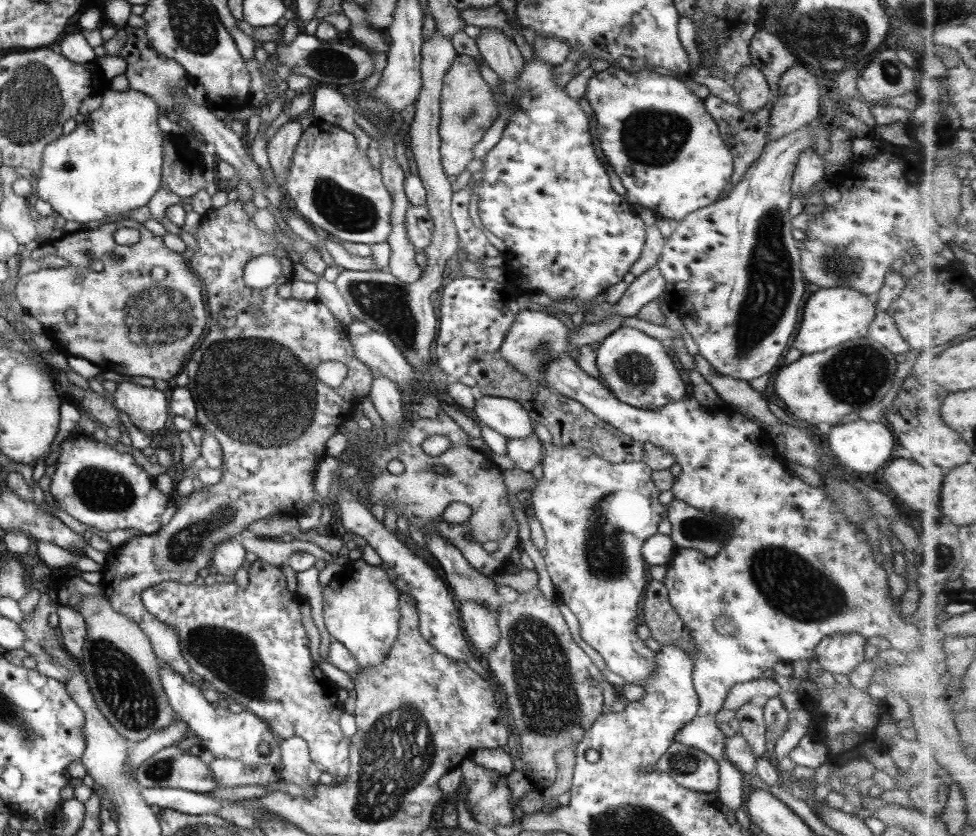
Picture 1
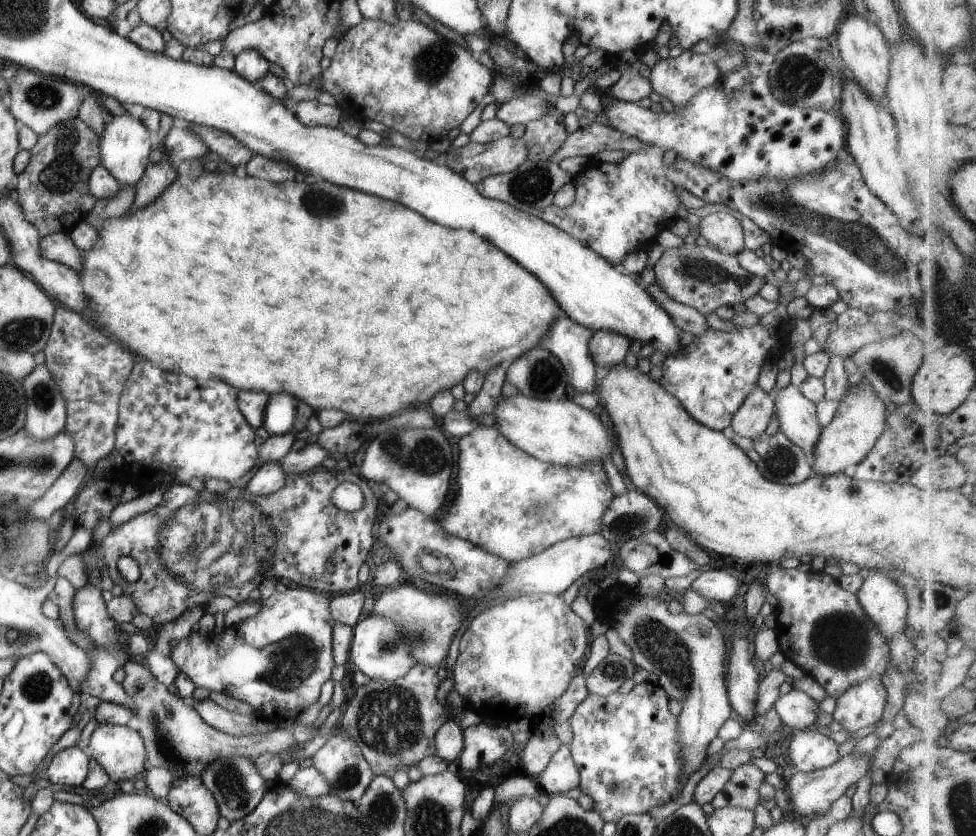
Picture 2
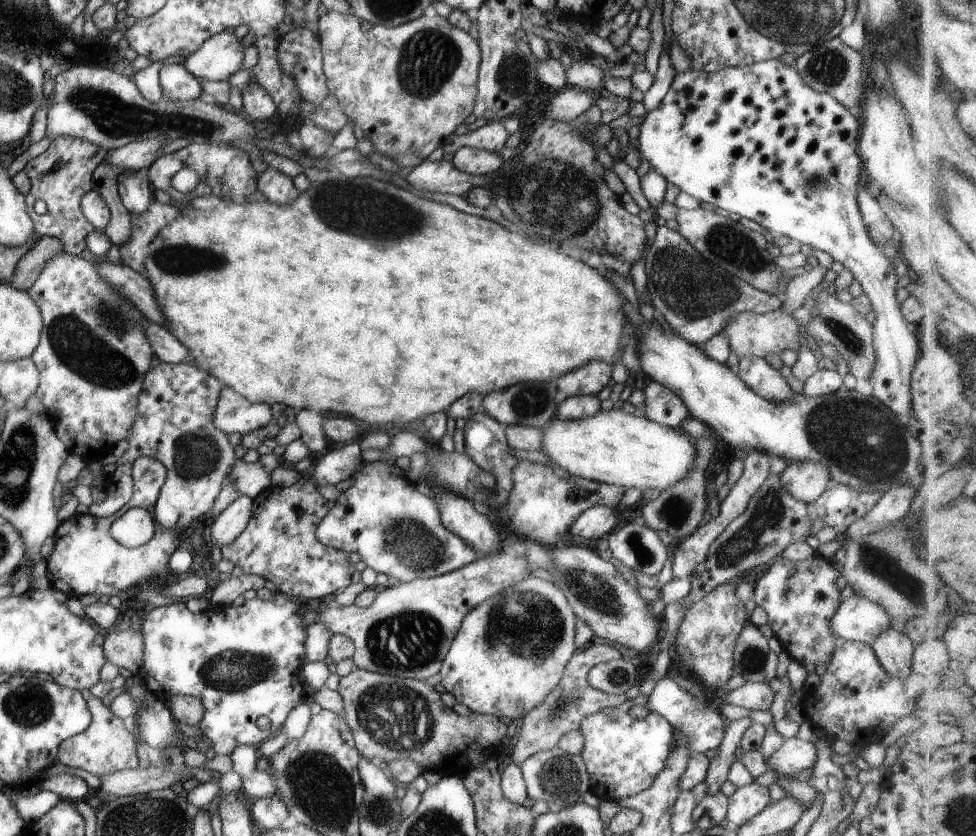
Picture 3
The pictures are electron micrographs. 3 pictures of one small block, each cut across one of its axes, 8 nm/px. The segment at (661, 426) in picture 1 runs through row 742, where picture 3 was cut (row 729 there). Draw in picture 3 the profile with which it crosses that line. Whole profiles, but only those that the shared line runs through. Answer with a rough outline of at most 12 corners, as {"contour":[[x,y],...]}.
{"contour":[[667,676],[646,706],[642,719],[664,716],[688,738],[693,755],[719,748],[726,720]]}

